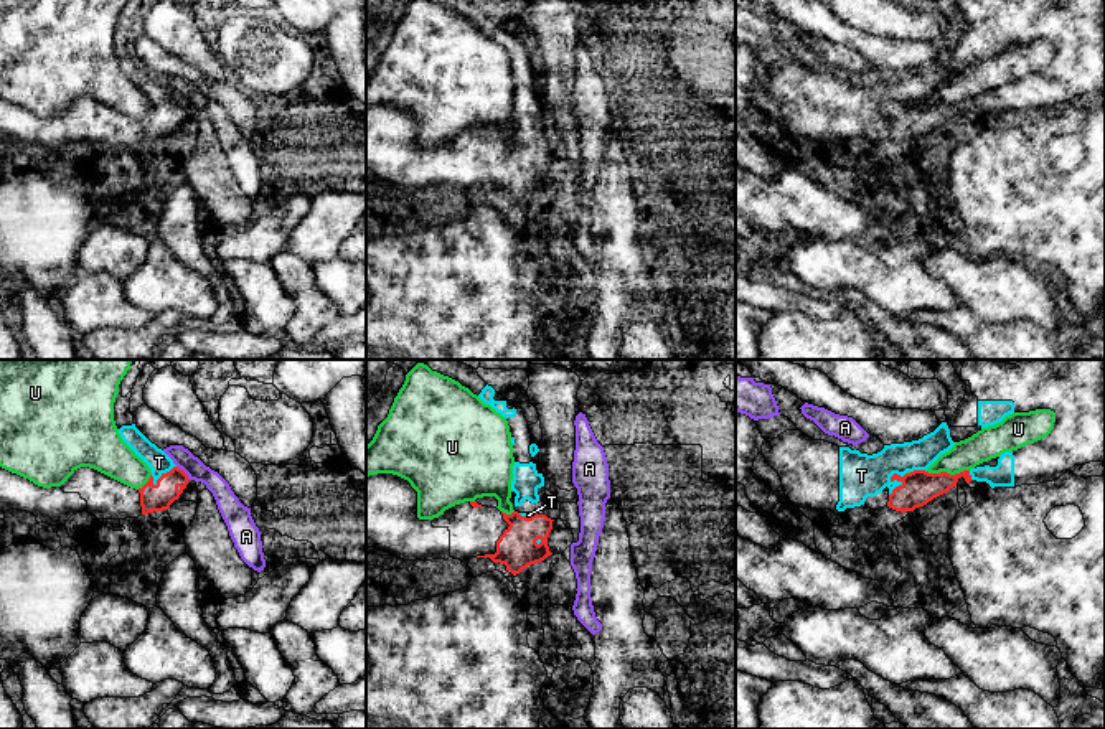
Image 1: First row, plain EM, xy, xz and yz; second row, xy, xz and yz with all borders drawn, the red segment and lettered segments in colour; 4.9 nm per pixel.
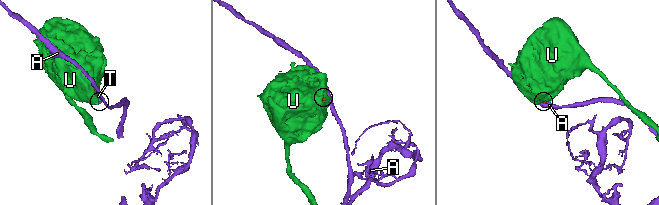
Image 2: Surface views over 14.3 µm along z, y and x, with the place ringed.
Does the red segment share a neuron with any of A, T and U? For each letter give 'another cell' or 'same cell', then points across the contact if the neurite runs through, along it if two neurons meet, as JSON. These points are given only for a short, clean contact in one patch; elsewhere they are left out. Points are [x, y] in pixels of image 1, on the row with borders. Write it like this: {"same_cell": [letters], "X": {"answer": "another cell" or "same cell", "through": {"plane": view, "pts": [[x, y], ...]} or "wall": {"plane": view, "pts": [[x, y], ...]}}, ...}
{"same_cell": ["T"], "A": {"answer": "another cell", "wall": {"plane": "xy", "pts": [[177, 465], [190, 479]]}}, "T": {"answer": "same cell"}, "U": {"answer": "another cell"}}

